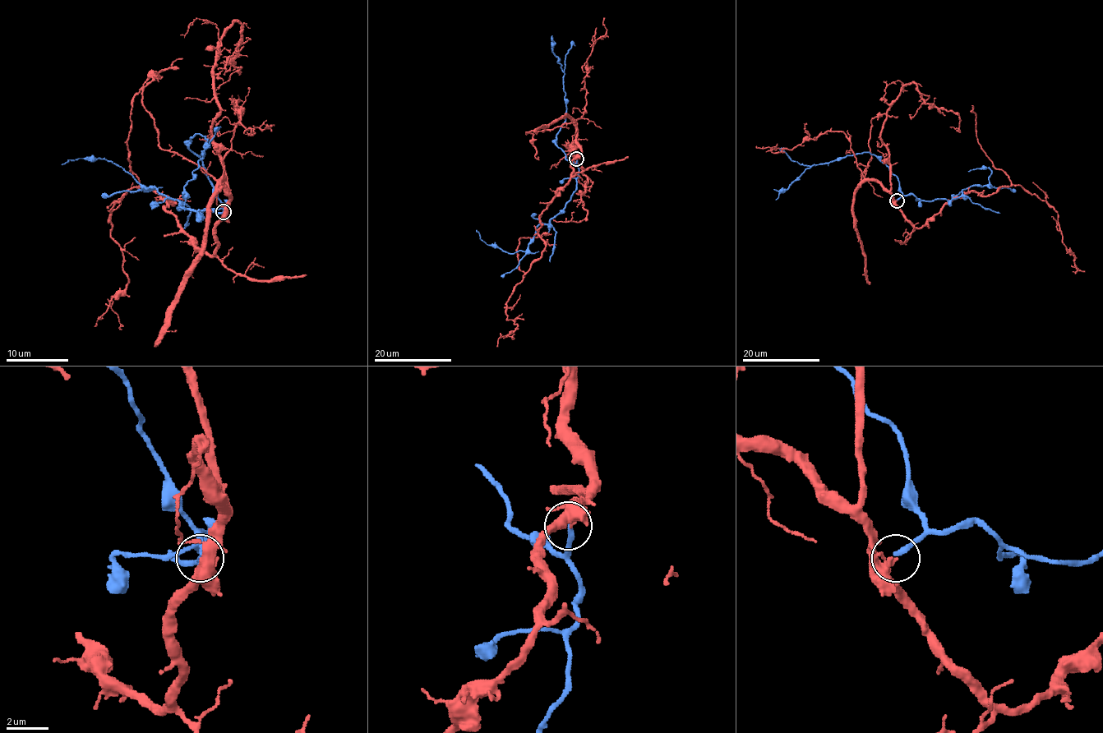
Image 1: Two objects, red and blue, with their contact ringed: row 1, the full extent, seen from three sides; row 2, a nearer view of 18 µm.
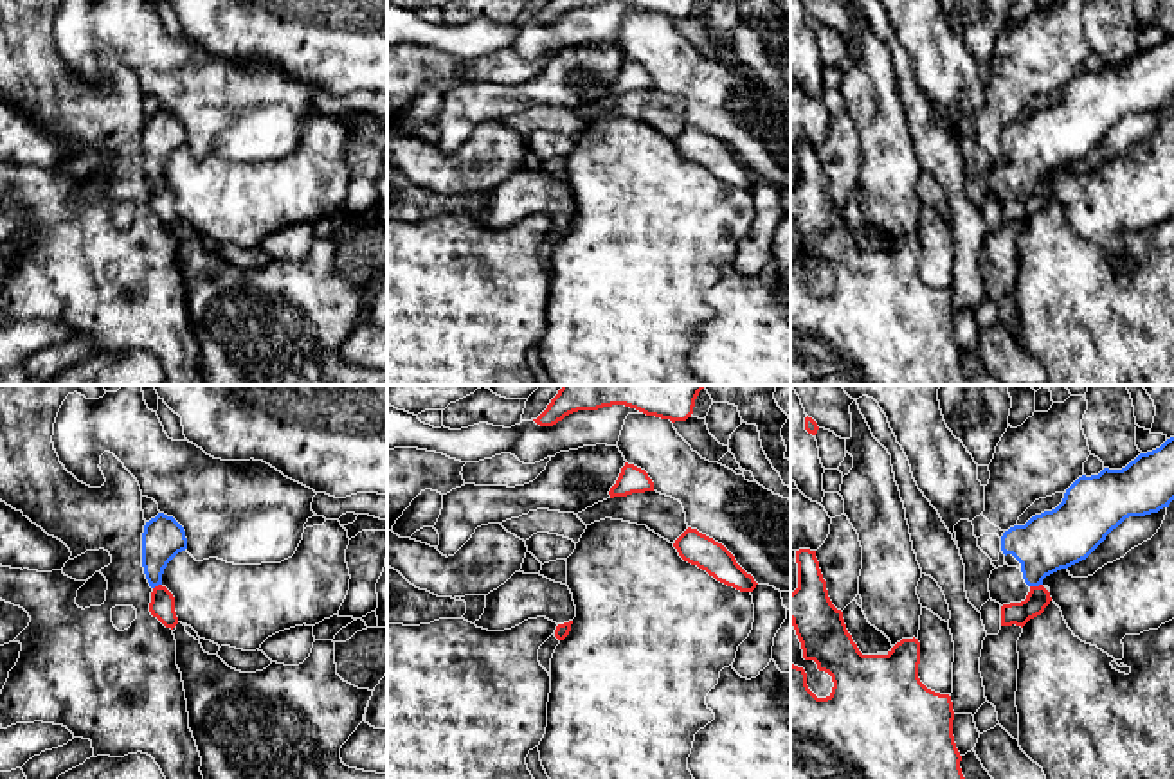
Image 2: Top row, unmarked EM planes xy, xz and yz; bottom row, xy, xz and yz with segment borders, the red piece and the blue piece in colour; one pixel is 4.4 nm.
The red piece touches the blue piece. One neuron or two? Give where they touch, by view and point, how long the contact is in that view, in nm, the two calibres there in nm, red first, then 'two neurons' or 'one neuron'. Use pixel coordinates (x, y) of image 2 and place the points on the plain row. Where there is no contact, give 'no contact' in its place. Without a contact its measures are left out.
yz (1036, 184) | 60 nm | 100/260 nm | two neurons

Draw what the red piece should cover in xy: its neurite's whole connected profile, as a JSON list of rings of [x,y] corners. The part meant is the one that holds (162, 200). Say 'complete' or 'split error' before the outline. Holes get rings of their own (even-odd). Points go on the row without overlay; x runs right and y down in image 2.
complete | [[[158,182],[151,189],[149,209],[157,214],[166,225],[175,225],[178,221],[178,214],[175,209],[175,194],[173,191]]]

